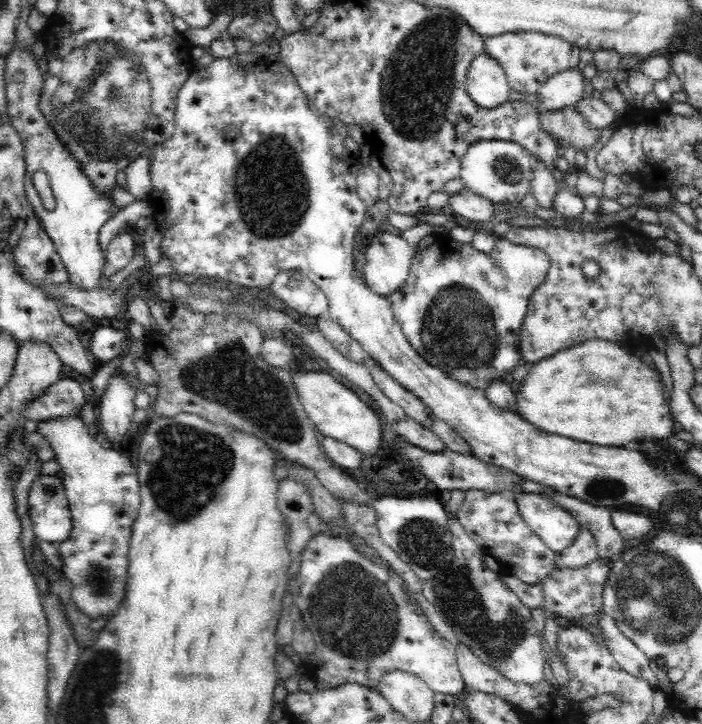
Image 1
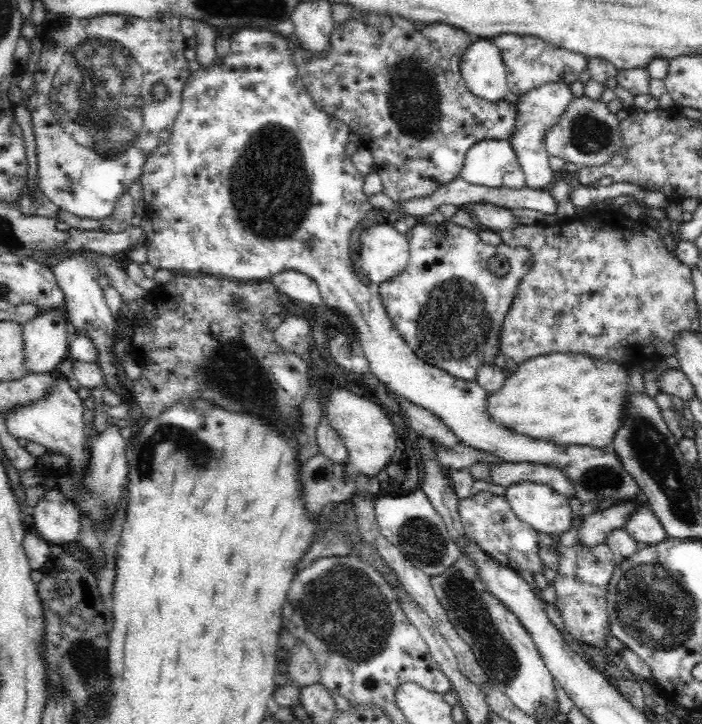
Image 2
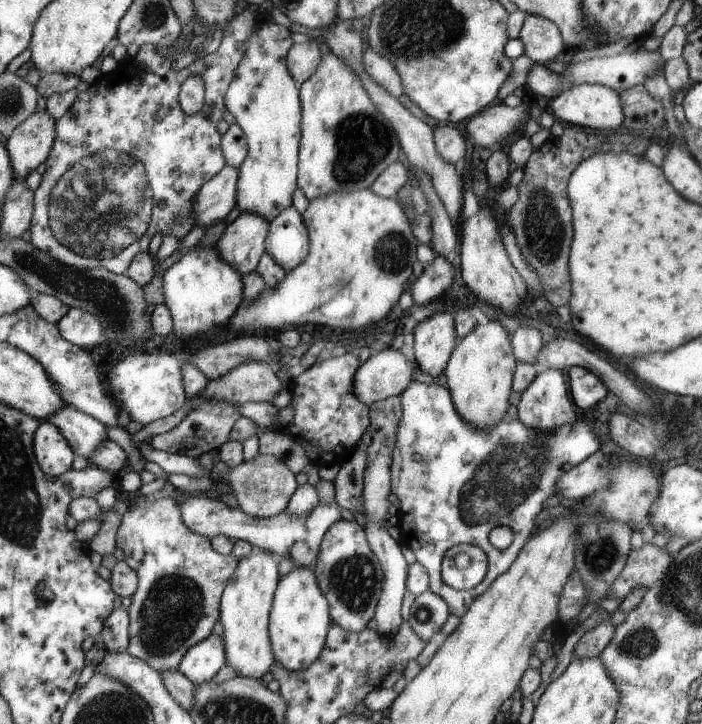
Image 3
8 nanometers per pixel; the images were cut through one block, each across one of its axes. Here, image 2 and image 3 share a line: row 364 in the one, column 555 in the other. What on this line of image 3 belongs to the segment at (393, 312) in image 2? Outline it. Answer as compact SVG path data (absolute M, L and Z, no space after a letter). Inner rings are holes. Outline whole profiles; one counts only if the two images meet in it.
M416 381L409 384L409 387L401 394L402 404L404 408L404 416L402 424L399 427L397 436L396 448L393 452L393 464L391 465L391 489L392 493L400 500L398 510L399 517L399 538L398 543L400 546L408 546L414 551L416 561L422 563L429 574L429 590L434 594L440 595L448 605L452 615L457 617L464 616L466 611L469 610L478 596L492 586L497 576L509 570L509 566L514 562L514 559L520 554L520 550L525 546L527 540L536 531L535 518L536 515L543 510L542 503L550 496L556 494L557 480L562 475L566 474L571 468L577 464L585 461L590 455L593 455L599 448L598 438L594 434L594 428L591 422L584 422L584 418L579 418L570 425L561 427L554 433L535 431L525 427L525 424L516 420L512 421L509 418L504 418L497 425L487 427L486 429L479 429L468 424L462 420L460 413L456 409L453 401L453 395L446 387L441 387L438 383L426 384L418 383ZM494 526L508 526L514 532L514 542L504 550L496 550L490 544L489 532Z

